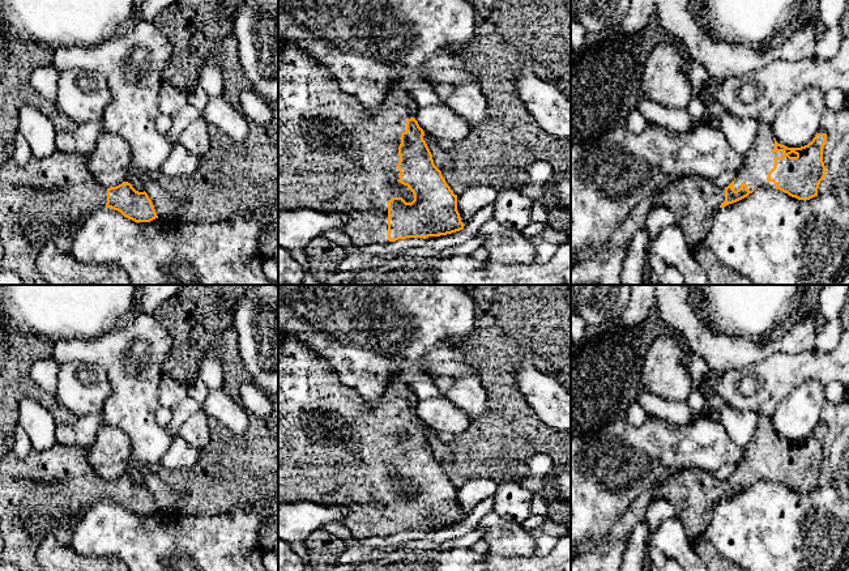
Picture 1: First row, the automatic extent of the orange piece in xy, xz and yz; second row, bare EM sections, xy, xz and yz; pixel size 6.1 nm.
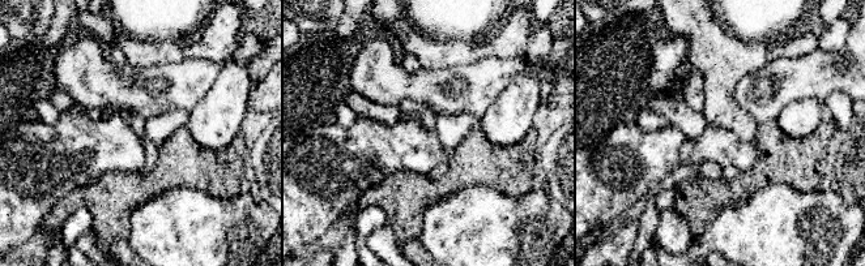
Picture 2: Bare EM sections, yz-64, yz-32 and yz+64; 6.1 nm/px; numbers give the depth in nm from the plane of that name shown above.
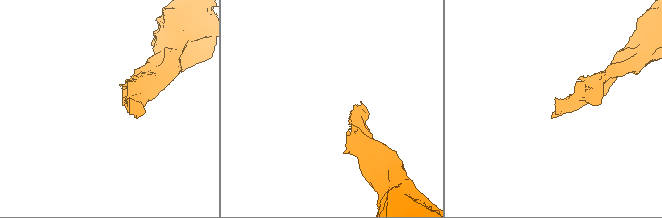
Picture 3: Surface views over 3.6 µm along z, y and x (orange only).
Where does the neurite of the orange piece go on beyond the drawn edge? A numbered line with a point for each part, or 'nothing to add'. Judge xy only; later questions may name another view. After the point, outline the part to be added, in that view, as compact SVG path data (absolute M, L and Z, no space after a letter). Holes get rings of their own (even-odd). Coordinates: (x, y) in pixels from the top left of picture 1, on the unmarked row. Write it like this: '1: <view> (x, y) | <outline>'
1: xy (45, 494) | M55 443L44 451L33 449L25 459L8 452L0 459L0 534L4 540L0 564L9 563L20 571L43 571L37 559L40 542L54 537L68 545L84 512L106 495L107 481L88 463L81 446Z

